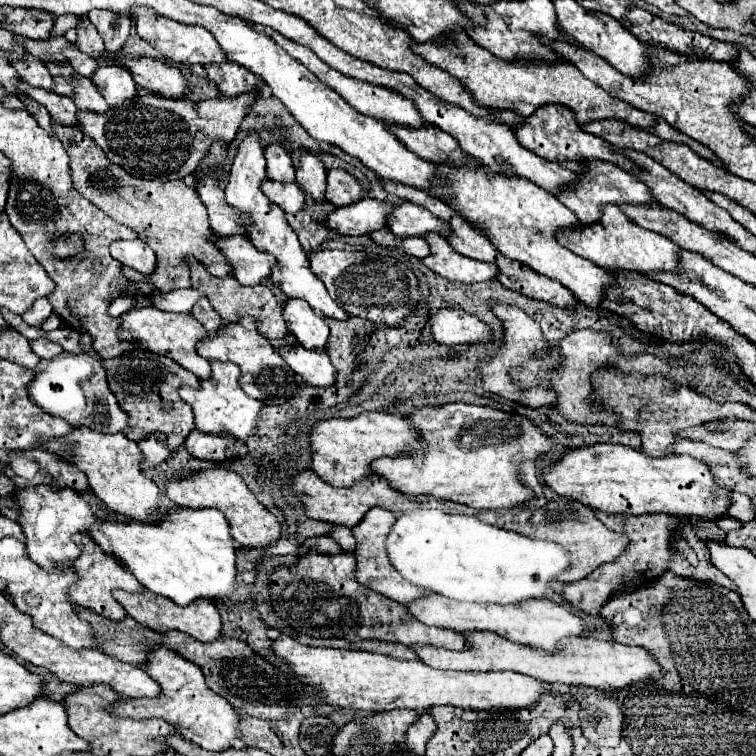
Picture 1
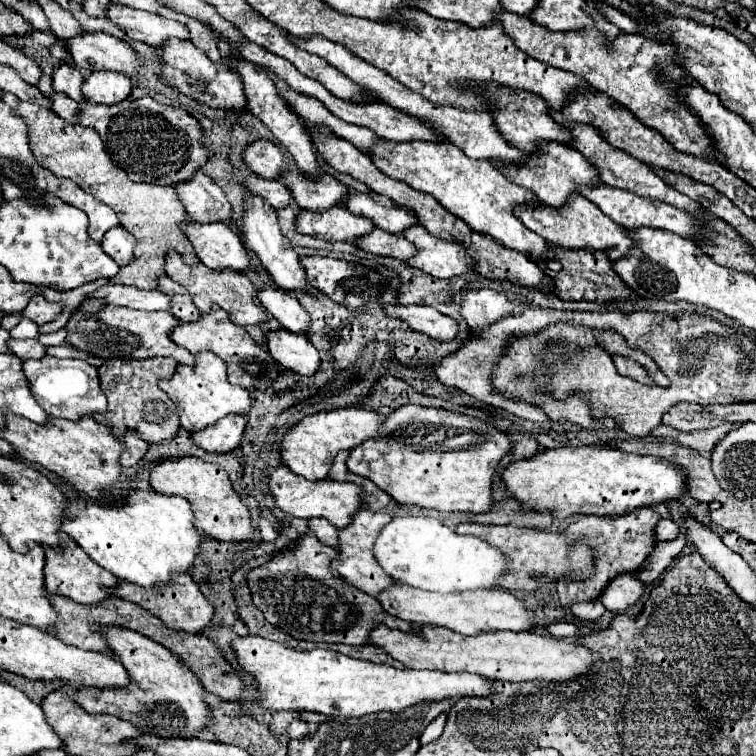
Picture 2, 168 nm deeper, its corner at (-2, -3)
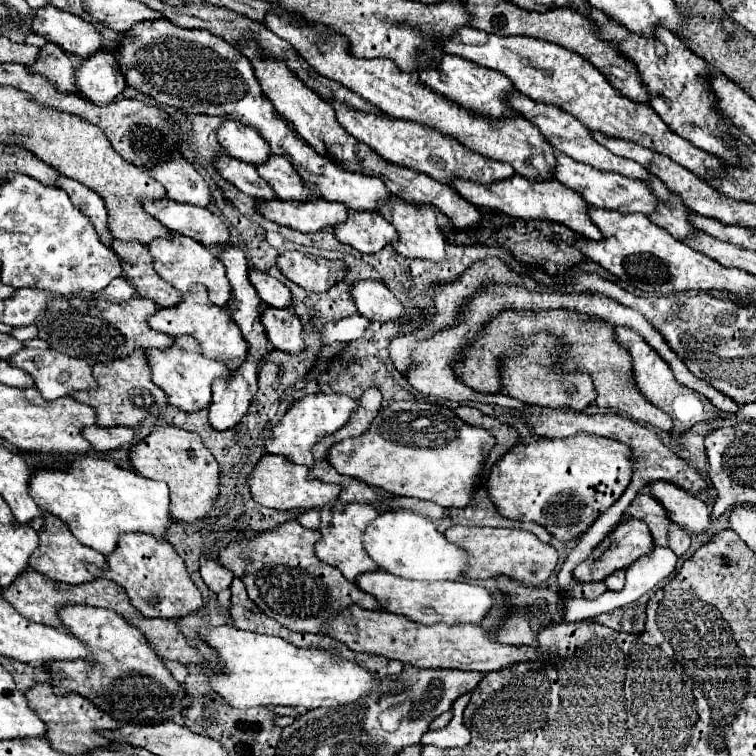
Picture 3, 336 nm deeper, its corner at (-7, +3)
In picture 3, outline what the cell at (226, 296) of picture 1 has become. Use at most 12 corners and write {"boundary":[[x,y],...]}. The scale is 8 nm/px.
{"boundary":[[174,233],[148,249],[158,275],[182,295],[204,285],[222,309],[232,289],[204,245]]}

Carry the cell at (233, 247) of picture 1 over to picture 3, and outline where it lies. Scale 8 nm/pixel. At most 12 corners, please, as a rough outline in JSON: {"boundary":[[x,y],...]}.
{"boundary":[[172,199],[144,201],[170,231],[206,247],[232,245],[230,227],[210,209]]}

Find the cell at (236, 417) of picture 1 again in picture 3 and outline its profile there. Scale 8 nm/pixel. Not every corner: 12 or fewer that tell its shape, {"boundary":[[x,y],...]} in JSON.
{"boundary":[[194,337],[166,351],[148,349],[152,381],[168,403],[194,413],[228,379],[222,361],[204,357]]}

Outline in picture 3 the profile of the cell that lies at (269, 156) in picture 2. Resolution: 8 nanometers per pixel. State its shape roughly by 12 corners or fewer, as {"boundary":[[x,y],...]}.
{"boundary":[[224,121],[218,141],[230,157],[256,167],[272,155],[260,133]]}

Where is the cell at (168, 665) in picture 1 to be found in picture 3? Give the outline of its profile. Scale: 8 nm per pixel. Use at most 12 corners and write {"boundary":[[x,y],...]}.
{"boundary":[[62,607],[92,661],[50,663],[52,687],[118,723],[184,713],[184,687],[108,609]]}

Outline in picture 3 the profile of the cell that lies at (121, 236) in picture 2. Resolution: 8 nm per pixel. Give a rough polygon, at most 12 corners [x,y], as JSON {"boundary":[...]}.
{"boundary":[[60,177],[70,201],[92,219],[104,245],[112,247],[108,211],[92,189]]}

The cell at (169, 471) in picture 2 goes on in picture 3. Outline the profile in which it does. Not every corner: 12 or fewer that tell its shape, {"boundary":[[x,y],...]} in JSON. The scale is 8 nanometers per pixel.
{"boundary":[[158,421],[132,445],[140,475],[168,483],[174,519],[208,517],[218,463],[196,433]]}

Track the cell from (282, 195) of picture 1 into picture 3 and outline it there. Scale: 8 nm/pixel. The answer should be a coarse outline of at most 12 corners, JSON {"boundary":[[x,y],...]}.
{"boundary":[[228,155],[214,165],[242,193],[278,199],[256,167]]}

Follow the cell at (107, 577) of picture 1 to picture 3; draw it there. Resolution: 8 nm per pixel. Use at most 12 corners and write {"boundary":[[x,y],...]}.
{"boundary":[[58,517],[30,525],[40,537],[32,569],[68,585],[96,579],[86,569],[108,567]]}

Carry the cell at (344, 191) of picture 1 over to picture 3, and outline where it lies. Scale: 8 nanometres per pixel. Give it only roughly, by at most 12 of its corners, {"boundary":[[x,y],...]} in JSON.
{"boundary":[[284,155],[258,173],[282,201],[320,199]]}

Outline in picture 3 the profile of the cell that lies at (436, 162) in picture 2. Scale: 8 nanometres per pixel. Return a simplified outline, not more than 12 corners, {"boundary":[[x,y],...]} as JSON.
{"boundary":[[332,103],[338,123],[386,161],[492,185],[512,165],[412,121]]}

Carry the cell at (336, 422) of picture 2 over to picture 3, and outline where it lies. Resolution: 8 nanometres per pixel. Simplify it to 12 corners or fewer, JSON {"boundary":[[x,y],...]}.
{"boundary":[[338,393],[296,401],[264,441],[268,453],[312,467],[312,445],[358,409]]}

